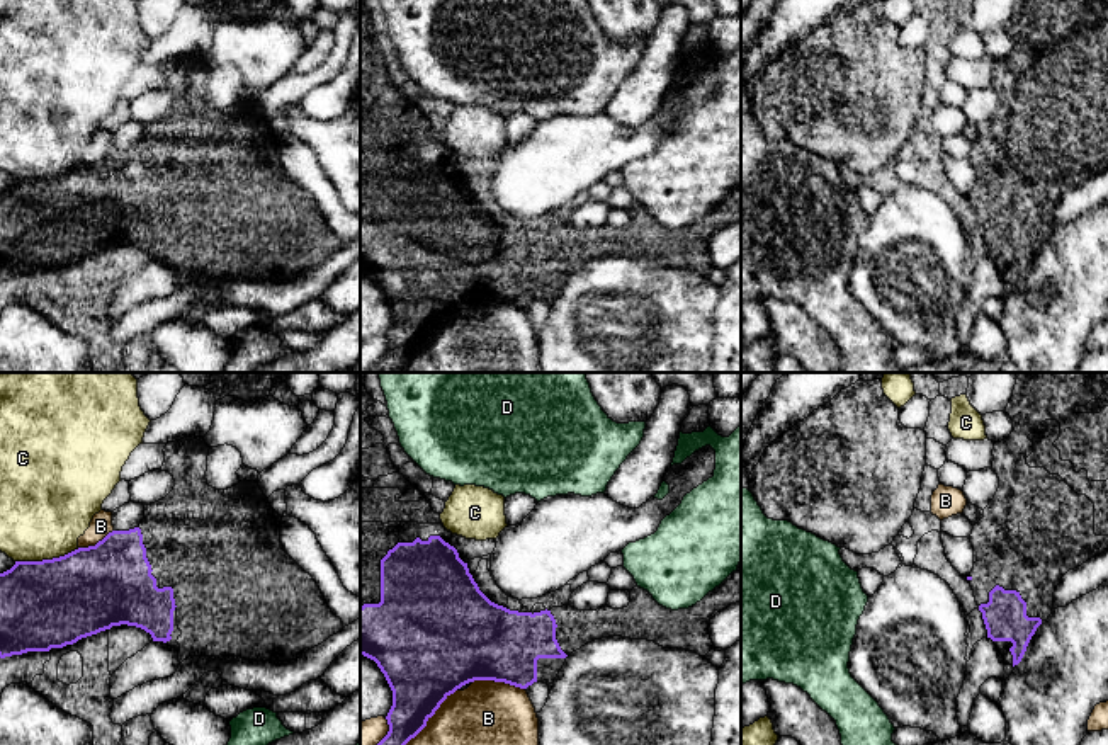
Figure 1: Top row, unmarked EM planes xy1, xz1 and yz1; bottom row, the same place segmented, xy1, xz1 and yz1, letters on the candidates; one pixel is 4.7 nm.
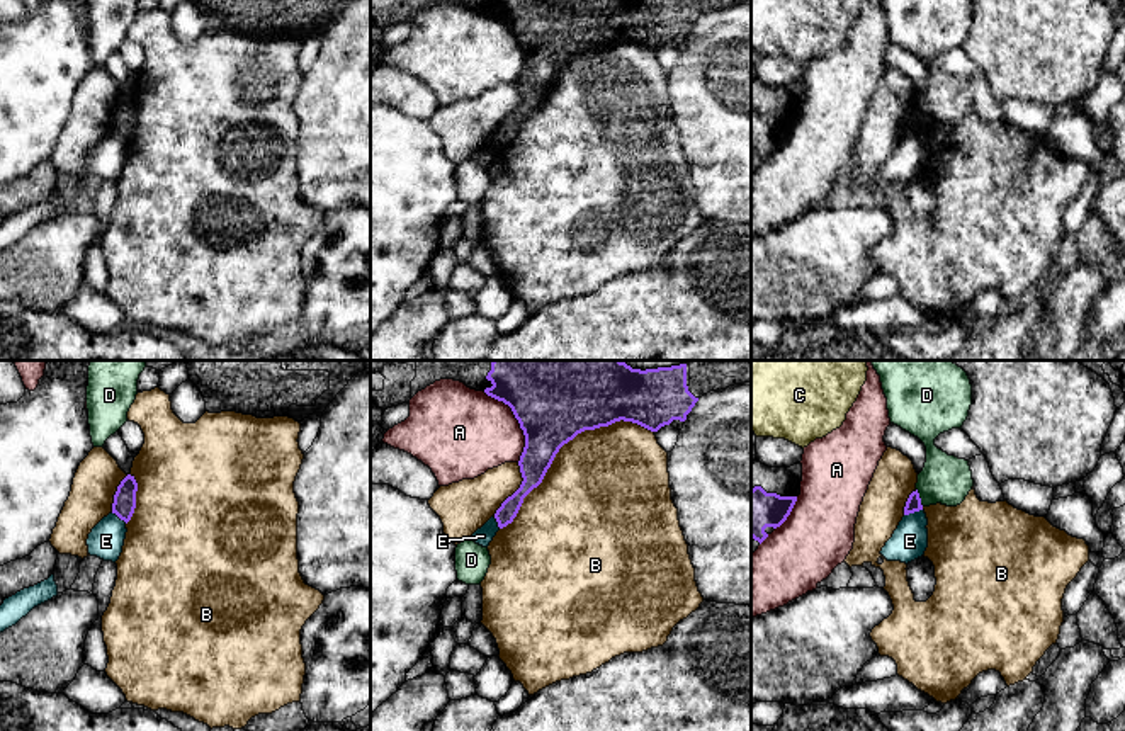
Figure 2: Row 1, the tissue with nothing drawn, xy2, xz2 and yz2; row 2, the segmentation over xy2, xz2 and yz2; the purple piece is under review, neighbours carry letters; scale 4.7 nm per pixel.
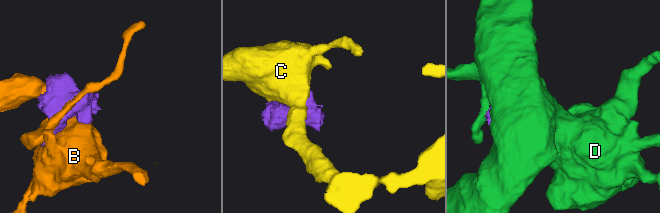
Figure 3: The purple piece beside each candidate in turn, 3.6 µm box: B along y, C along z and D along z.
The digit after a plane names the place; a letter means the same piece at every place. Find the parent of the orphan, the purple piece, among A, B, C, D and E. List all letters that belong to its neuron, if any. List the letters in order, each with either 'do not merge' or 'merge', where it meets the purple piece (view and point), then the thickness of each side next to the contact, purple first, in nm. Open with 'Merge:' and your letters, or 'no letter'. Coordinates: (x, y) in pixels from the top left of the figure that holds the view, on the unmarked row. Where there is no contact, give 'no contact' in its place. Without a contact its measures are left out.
Merge: no letter
A: do not merge; meets purple in xz2 at (519, 41); 320 nm thick on the purple side, 400 nm on the other
B: do not merge; meets purple in xz2 at (565, 62); 320 nm thick on the purple side, 480 nm on the other
C: do not merge; meets purple in xy1 at (46, 179); 420 nm thick on the purple side, 440 nm on the other
D: do not merge; meets purple in yz2 at (918, 116); 70 nm thick on the purple side, 240 nm on the other
E: do not merge; meets purple in yz2 at (913, 131); 70 nm thick on the purple side, 170 nm on the other

